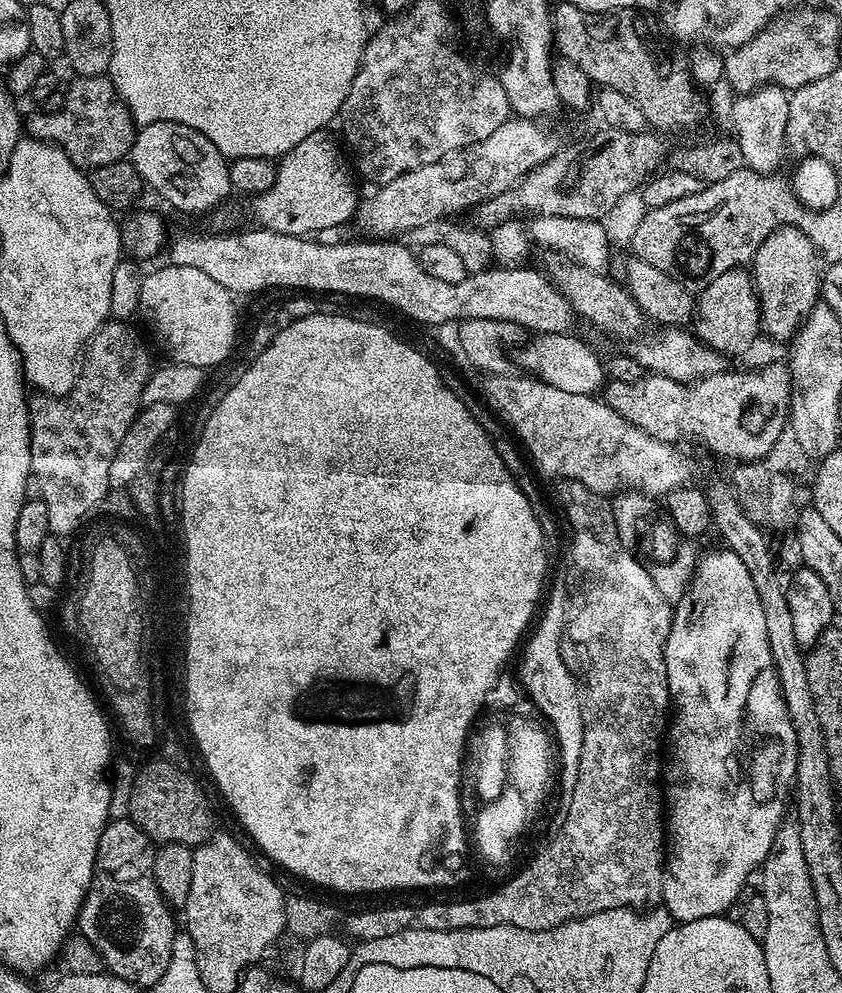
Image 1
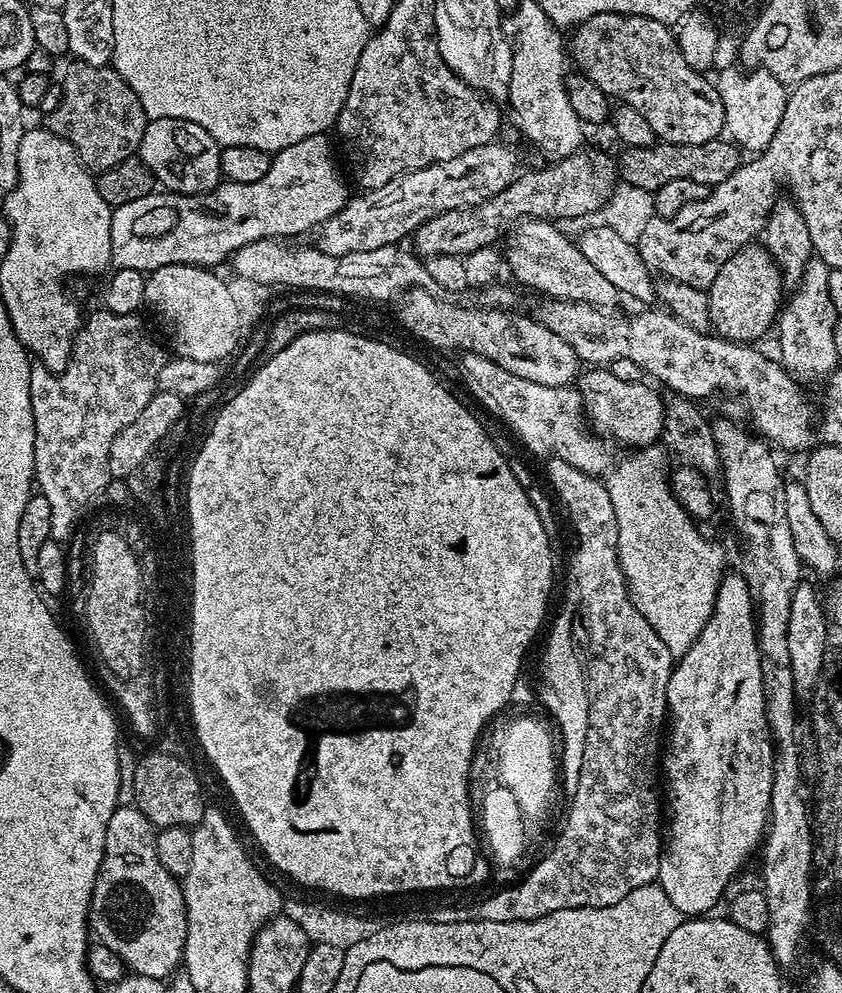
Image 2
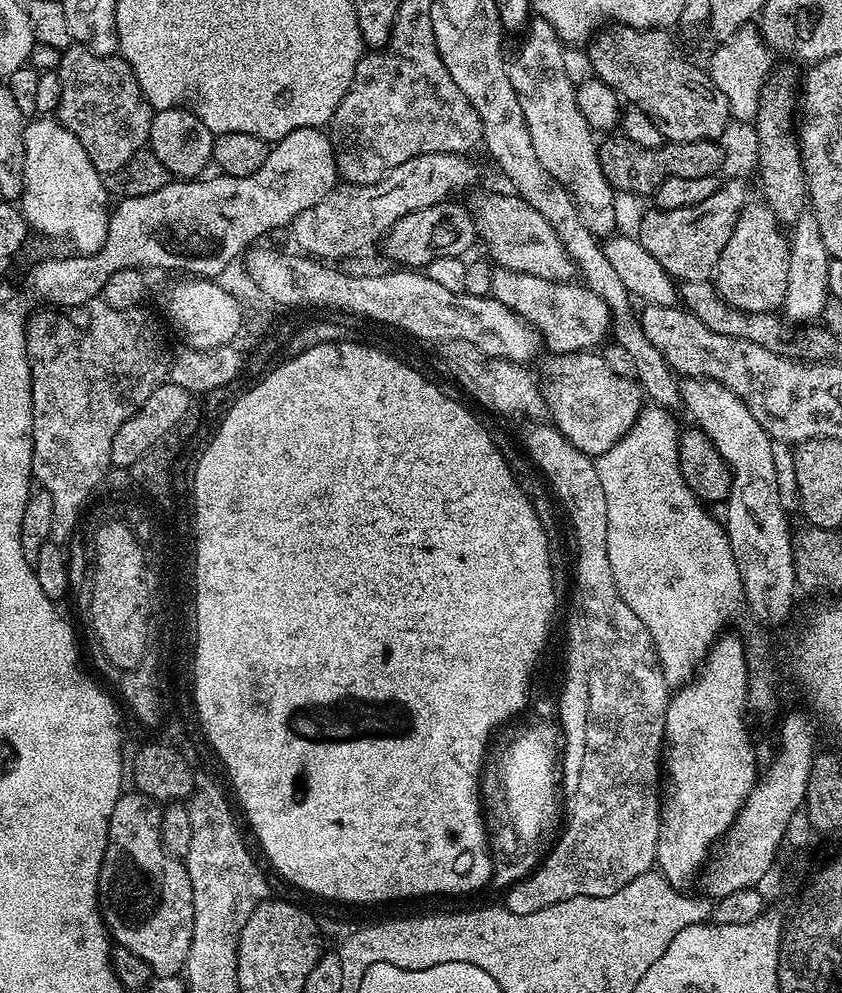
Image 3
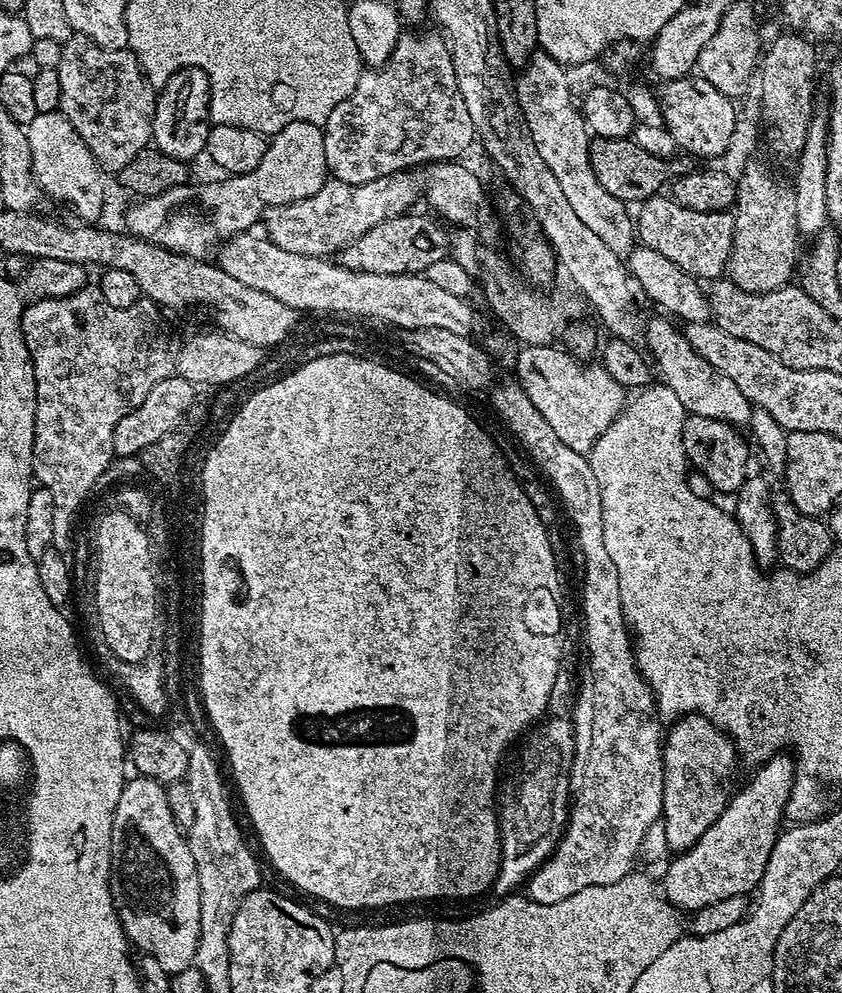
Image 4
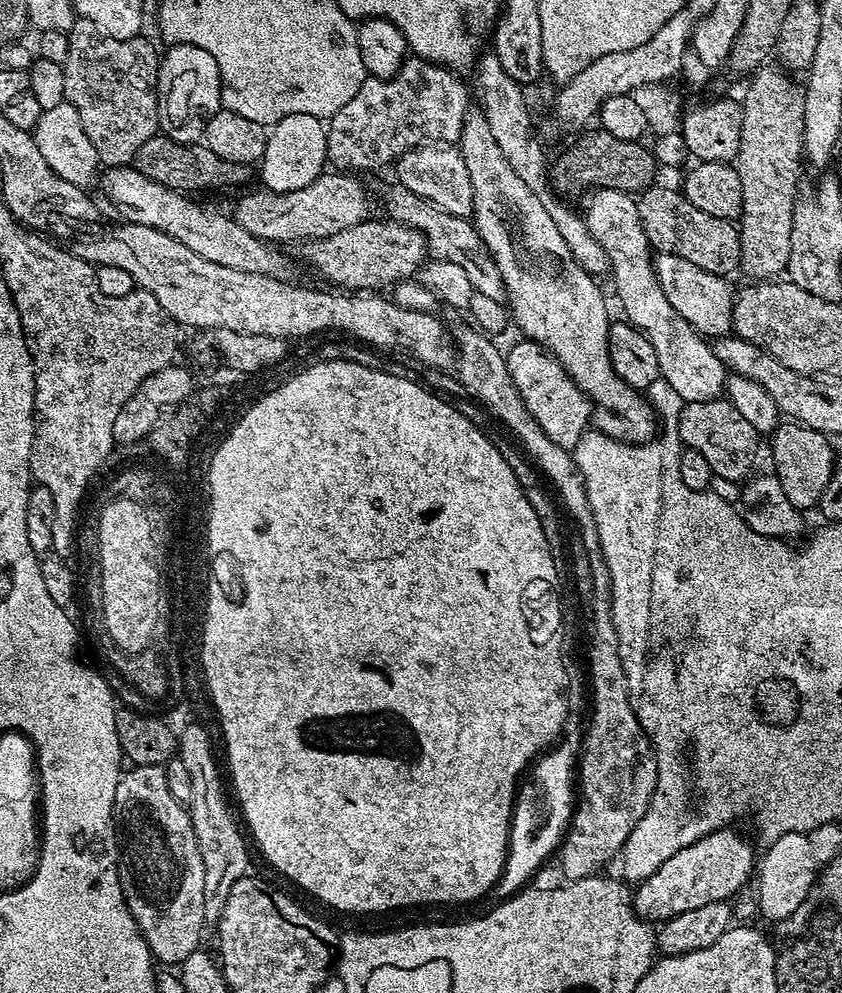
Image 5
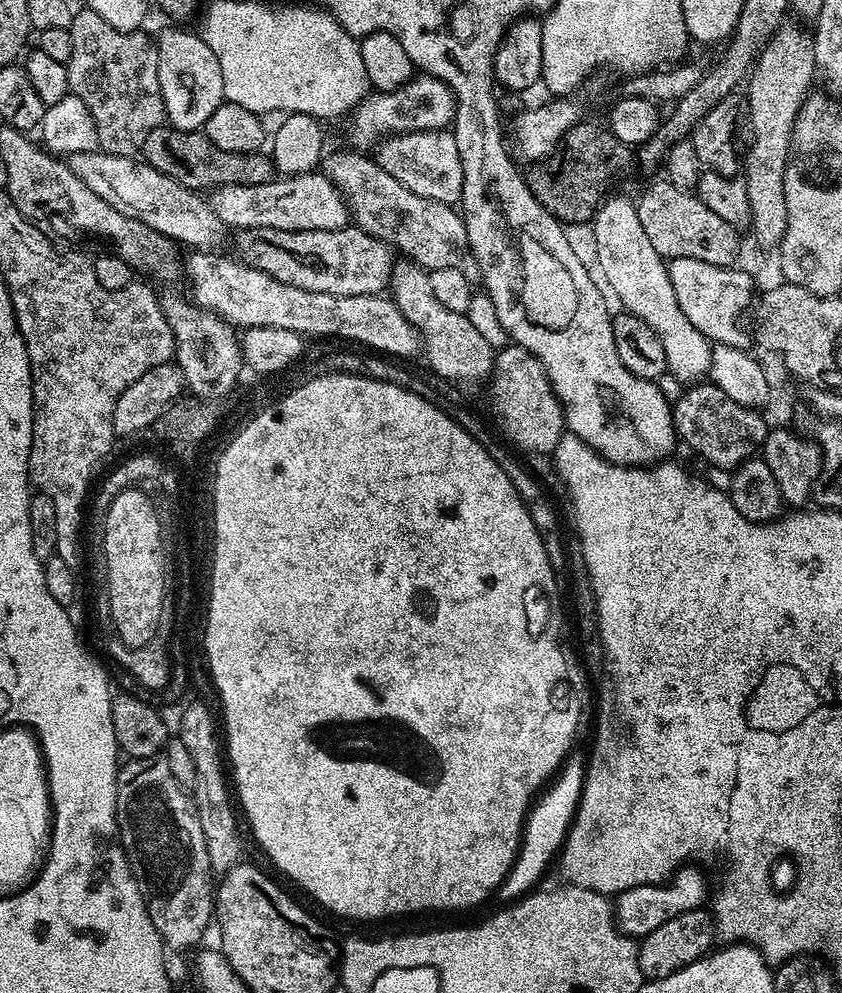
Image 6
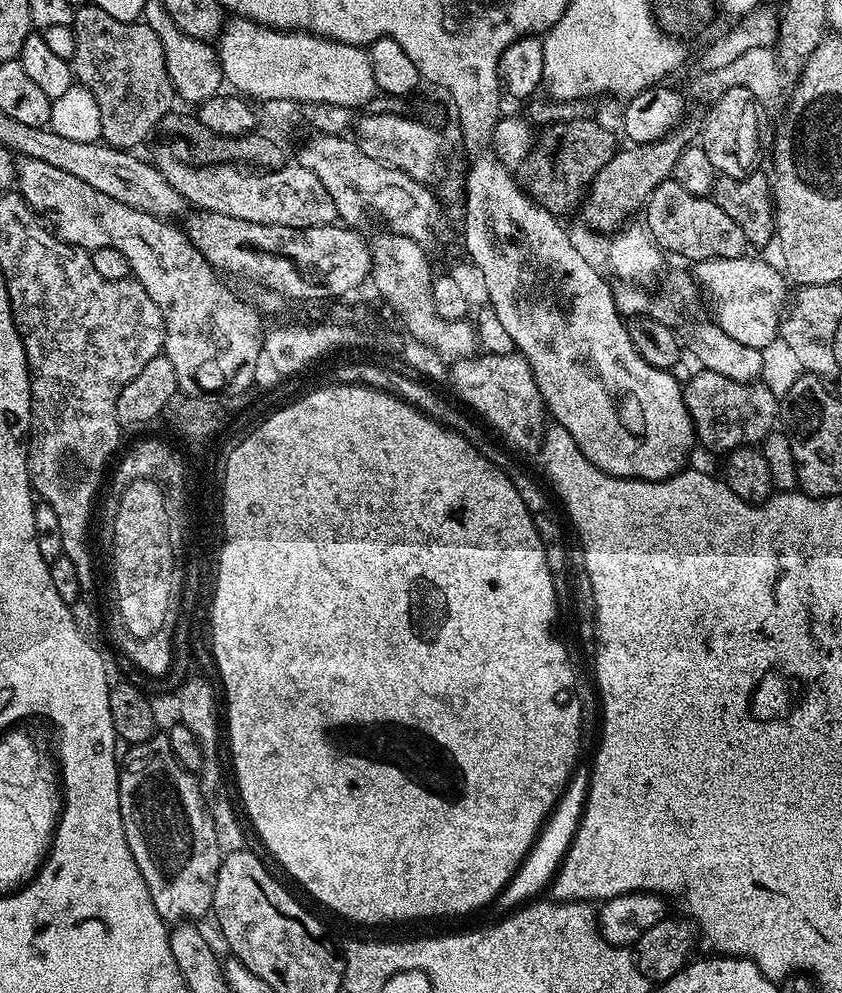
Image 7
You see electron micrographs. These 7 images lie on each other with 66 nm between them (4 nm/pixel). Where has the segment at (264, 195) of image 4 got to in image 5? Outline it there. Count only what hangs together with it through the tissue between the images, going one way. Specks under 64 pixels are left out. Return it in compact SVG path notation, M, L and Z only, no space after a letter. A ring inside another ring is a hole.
M290 114L271 125L266 154L258 165L258 180L270 192L302 190L322 175L328 163L328 130L325 121L310 114Z

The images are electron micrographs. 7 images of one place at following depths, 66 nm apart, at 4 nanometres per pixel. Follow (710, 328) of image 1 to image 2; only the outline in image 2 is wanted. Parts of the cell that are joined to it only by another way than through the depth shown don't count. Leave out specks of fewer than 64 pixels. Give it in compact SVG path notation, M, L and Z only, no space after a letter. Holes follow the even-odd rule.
M759 243L745 244L718 270L718 278L707 288L708 323L715 335L726 340L756 342L756 339L775 325L785 297L786 281L780 275L768 249Z

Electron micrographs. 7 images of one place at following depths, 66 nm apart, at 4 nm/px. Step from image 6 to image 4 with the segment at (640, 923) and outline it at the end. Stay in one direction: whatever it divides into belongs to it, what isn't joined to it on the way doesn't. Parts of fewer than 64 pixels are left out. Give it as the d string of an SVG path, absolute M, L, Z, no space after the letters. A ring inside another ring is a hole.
M777 754L755 769L752 781L733 795L724 807L720 817L705 828L701 836L697 836L696 843L687 851L679 853L676 861L664 872L662 891L664 897L679 908L681 913L694 914L706 906L714 906L714 902L722 902L722 898L748 896L755 893L760 886L760 880L768 870L768 863L772 852L776 851L776 840L782 835L782 825L786 820L786 809L792 799L792 786L798 779L798 765L791 755Z

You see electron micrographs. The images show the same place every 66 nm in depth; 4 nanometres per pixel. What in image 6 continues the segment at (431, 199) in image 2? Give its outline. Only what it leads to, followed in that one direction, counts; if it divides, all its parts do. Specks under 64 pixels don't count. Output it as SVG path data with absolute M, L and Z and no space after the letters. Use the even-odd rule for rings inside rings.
M319 171L284 176L262 186L226 184L211 193L212 209L229 229L273 228L274 230L338 230L350 224L346 197Z

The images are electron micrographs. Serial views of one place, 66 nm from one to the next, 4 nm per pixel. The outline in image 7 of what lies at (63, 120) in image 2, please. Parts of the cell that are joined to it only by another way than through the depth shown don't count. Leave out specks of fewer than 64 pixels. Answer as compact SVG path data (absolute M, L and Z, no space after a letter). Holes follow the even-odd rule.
M94 2L85 8L77 7L74 12L77 49L70 61L75 79L89 88L100 107L102 114L102 140L109 148L136 150L136 147L155 130L160 119L172 108L174 93L172 79L166 70L166 54L158 34L143 22L118 22L111 14L106 14Z

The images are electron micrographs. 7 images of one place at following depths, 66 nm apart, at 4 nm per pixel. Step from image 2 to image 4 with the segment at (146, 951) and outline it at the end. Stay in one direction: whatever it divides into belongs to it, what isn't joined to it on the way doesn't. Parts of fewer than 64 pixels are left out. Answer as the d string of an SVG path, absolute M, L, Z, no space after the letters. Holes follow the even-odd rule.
M136 774L133 777L125 783L112 819L110 868L113 873L116 871L116 880L114 876L111 881L112 901L131 947L141 948L139 951L152 956L162 970L175 974L196 963L202 922L198 866L194 866L194 854L190 854L185 829L178 826L170 812L170 802L166 802L167 787L148 776Z

